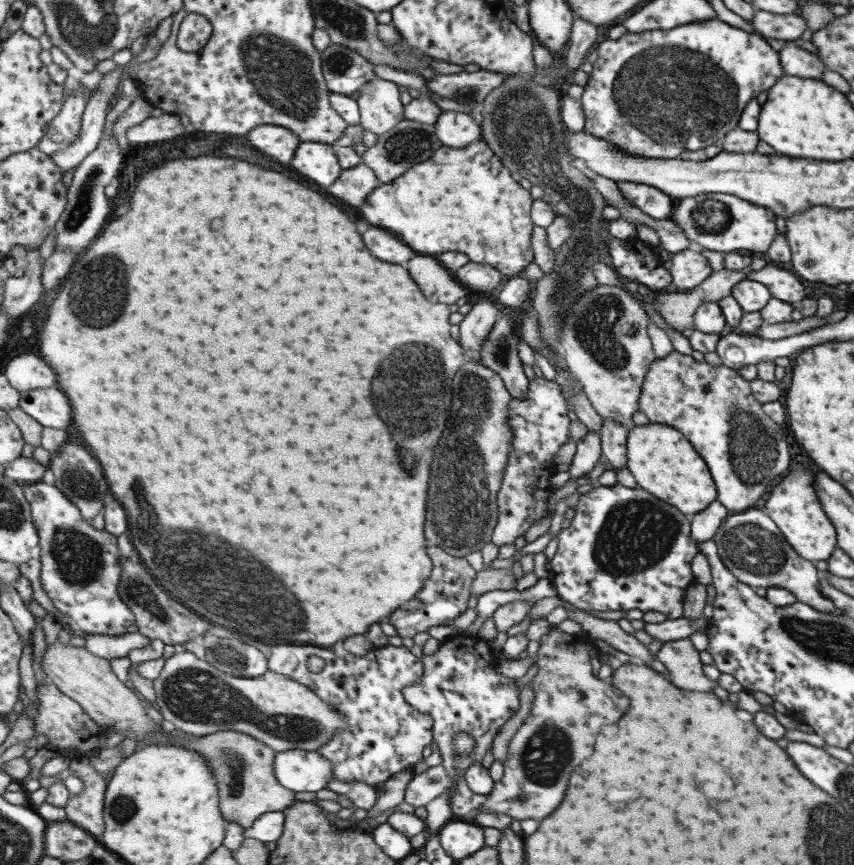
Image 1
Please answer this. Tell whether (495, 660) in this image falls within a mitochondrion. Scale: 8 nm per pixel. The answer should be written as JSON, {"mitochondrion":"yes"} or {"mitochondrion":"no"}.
{"mitochondrion":"no"}

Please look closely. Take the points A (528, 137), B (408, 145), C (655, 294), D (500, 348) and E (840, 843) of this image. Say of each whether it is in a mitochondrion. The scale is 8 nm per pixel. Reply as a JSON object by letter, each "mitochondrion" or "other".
{"A":"mitochondrion","B":"mitochondrion","C":"other","D":"mitochondrion","E":"mitochondrion"}

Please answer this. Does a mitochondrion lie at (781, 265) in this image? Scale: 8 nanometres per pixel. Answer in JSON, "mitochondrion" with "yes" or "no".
{"mitochondrion":"no"}

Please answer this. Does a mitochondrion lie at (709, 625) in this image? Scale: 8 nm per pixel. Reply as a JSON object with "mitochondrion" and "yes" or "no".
{"mitochondrion":"no"}

